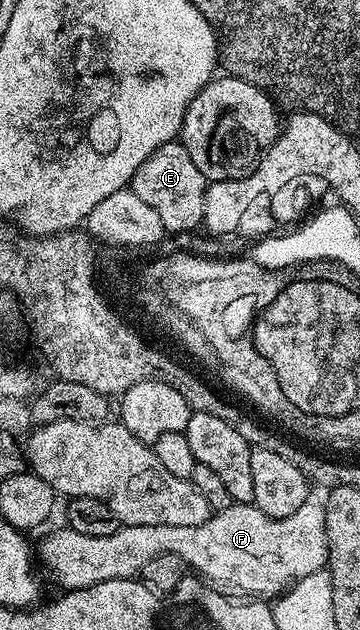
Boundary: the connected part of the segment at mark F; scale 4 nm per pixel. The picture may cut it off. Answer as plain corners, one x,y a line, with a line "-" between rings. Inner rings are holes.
233,502
228,508
220,508
212,511
209,519
201,522
201,526
133,526
132,524
124,524
115,533
105,534
104,537
98,537
95,534
81,534
68,526
61,526
56,532
49,533
40,544
37,544
38,563
42,567
43,564
47,567
48,574
60,584
60,589
63,590
97,586
97,582
113,582
114,580
129,580
138,577
142,573
144,566
149,562
153,562
153,558
157,558
161,554
177,554
177,558
184,560
188,569
198,579
204,581
208,588
213,589
220,596
229,596
232,598
275,598
286,592
291,585
296,584
301,578
309,578
309,574
322,572
328,567
325,510
322,503
317,502
317,504
314,504
314,502
308,502
301,506
301,510
297,510
297,514
289,514
289,518
269,518
261,509
255,507
254,504
237,504

